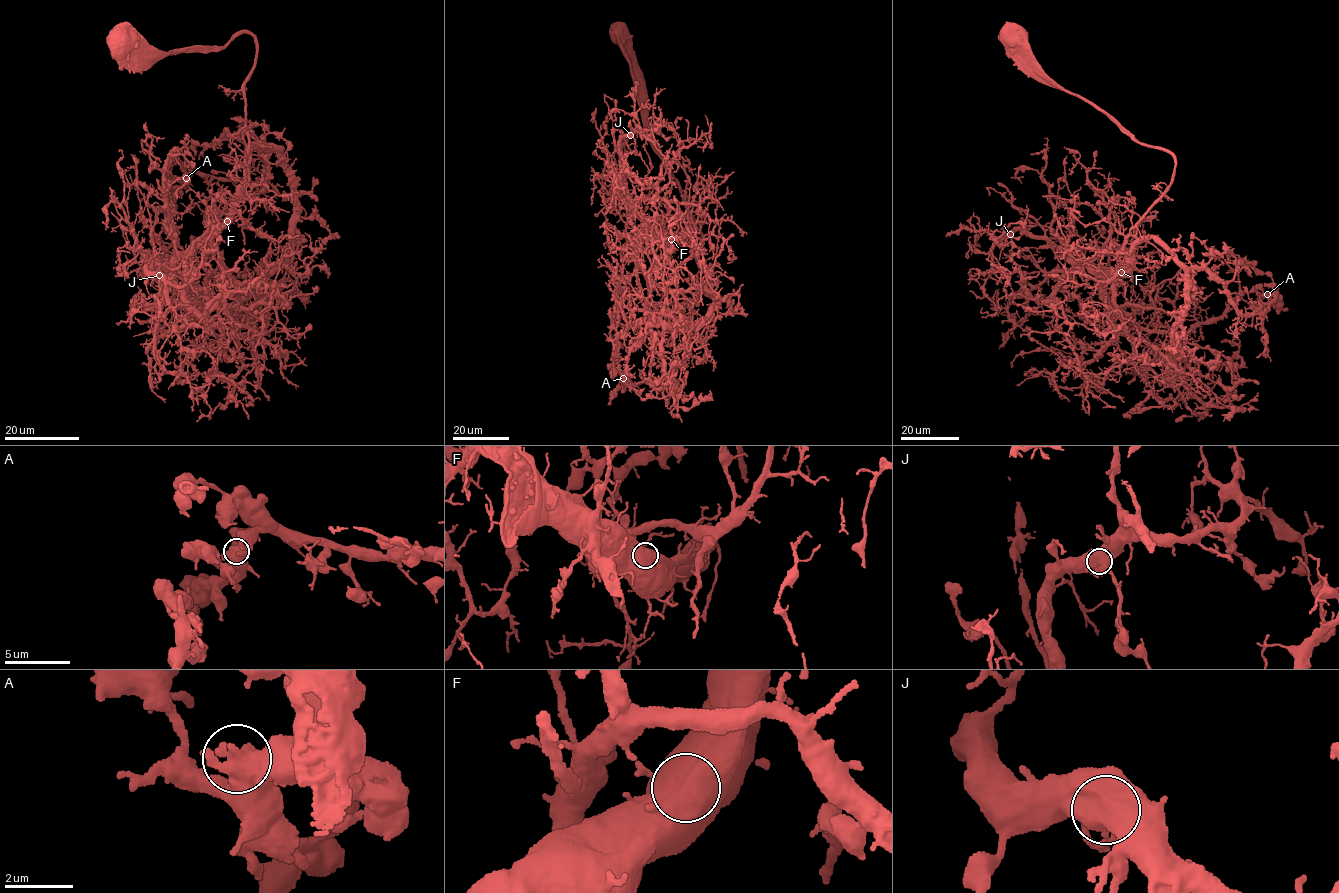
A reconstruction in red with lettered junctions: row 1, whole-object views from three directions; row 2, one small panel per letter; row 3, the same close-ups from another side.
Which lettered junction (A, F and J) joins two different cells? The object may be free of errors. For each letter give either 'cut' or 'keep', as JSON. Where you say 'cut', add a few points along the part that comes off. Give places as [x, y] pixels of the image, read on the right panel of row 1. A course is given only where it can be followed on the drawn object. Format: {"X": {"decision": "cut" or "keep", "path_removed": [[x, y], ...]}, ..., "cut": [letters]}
{"A": {"decision": "keep"}, "F": {"decision": "keep"}, "J": {"decision": "keep"}, "cut": []}

